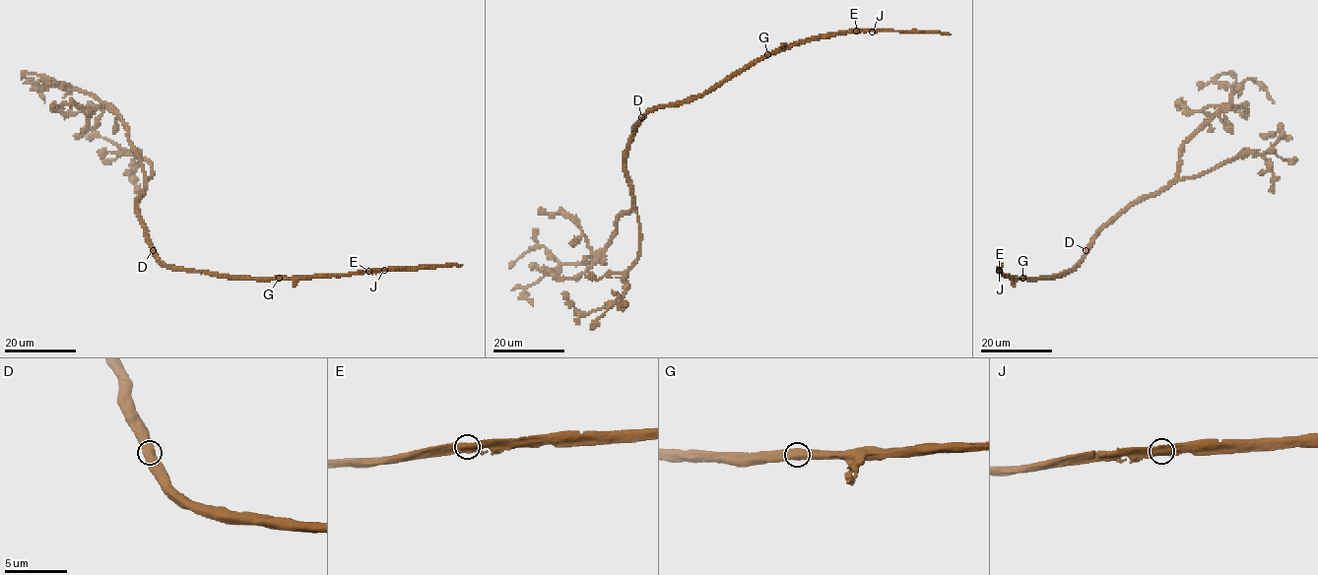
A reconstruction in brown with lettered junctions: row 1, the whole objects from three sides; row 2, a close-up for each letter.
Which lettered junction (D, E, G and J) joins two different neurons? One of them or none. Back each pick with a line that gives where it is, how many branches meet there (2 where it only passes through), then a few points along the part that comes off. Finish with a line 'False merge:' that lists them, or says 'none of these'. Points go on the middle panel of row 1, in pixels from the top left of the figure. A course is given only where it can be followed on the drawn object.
False merge: none of these

